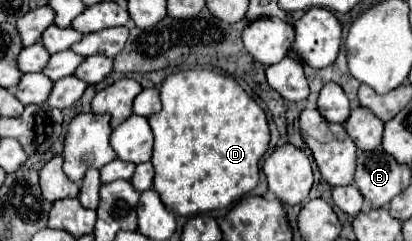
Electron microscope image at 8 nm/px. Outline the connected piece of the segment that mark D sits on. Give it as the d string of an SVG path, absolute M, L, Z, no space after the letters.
M179 71L161 87L163 109L149 117L155 149L153 189L173 213L191 217L239 201L259 181L259 159L269 149L265 111L229 75Z

